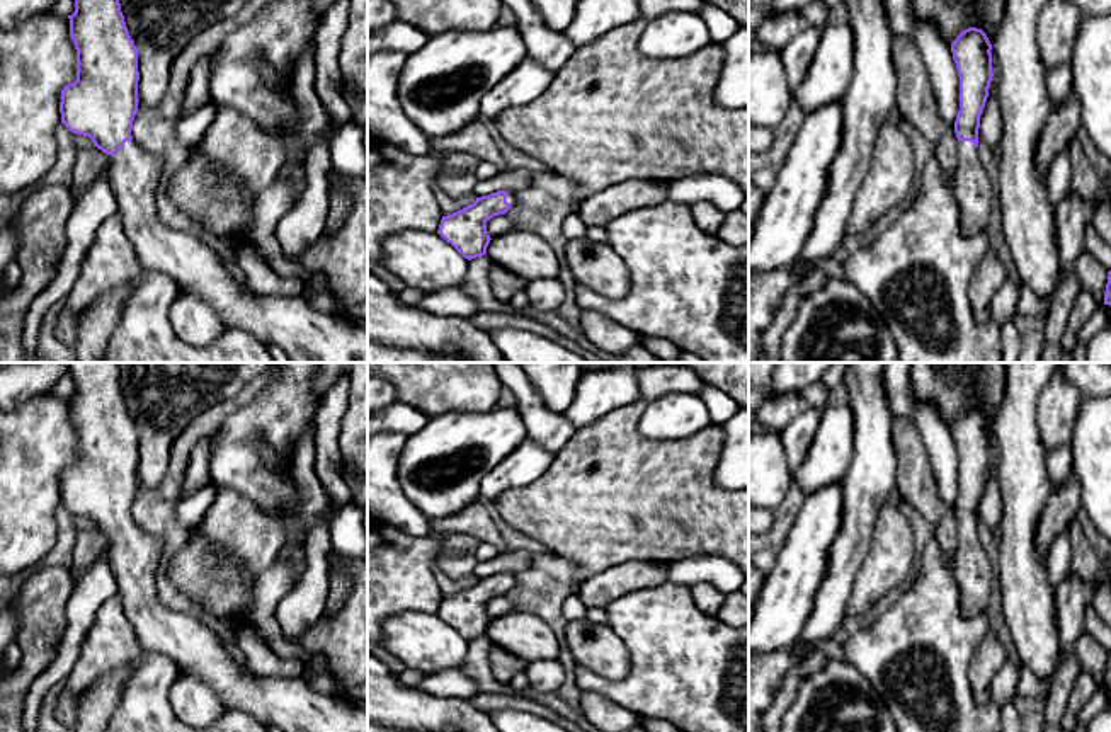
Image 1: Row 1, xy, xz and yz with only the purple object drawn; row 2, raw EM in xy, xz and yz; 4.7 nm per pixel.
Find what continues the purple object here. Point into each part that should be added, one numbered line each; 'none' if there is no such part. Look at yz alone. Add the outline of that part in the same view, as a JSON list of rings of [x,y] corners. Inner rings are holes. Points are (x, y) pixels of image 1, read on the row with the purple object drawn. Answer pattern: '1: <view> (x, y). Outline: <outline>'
1: yz (972, 186). Outline: [[[958,141],[953,192],[960,208],[961,232],[977,235],[985,230],[990,218],[992,184],[980,163],[978,150],[970,141]]]

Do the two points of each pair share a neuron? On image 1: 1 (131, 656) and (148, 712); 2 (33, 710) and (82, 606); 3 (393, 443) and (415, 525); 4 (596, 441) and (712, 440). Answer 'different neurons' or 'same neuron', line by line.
1: same neuron
2: same neuron
3: same neuron
4: same neuron

